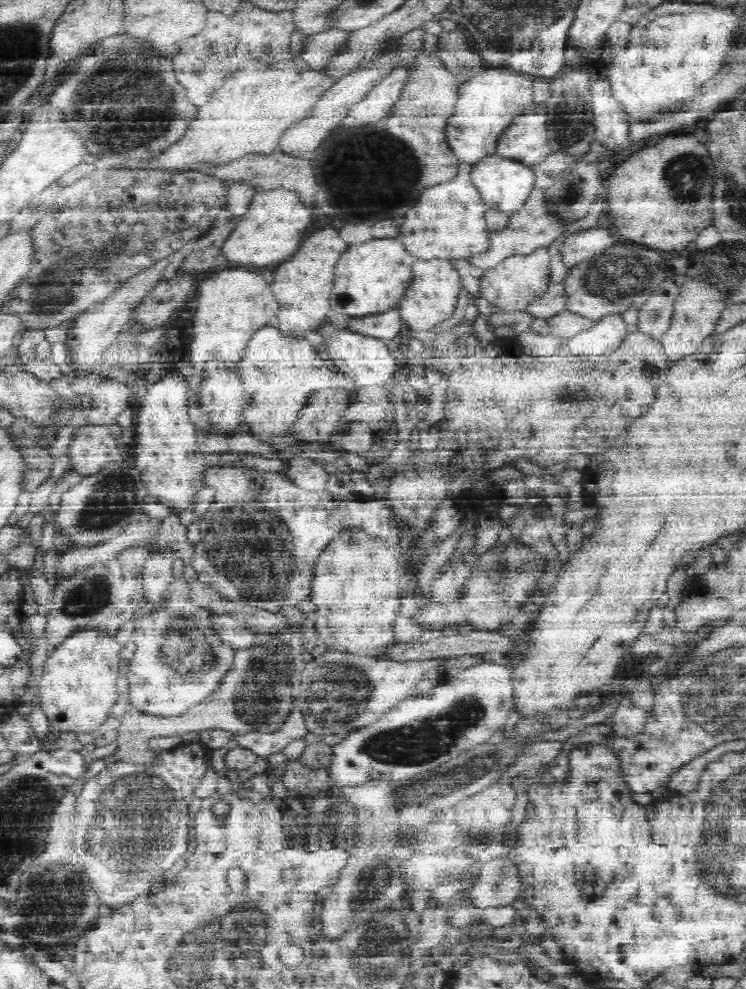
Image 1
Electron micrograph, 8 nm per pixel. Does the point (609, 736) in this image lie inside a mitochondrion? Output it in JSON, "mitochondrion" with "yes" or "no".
{"mitochondrion":"no"}

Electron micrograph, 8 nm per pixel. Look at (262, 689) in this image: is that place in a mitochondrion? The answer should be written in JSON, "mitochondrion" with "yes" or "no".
{"mitochondrion":"yes"}

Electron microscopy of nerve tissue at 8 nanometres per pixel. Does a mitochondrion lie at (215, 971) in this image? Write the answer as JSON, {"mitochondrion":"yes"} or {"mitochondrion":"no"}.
{"mitochondrion":"yes"}

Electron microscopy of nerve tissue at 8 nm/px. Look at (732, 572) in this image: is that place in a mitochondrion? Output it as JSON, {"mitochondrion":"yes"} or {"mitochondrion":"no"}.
{"mitochondrion":"no"}

